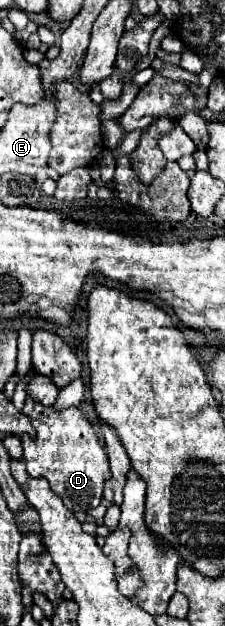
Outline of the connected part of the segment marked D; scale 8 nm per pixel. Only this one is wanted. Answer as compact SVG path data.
M26 398L22 412L30 418L36 430L34 440L22 438L26 472L32 478L46 478L50 488L64 500L68 510L88 512L96 508L102 502L102 490L104 482L110 480L110 470L106 450L100 444L92 424L76 406L58 412L52 406L36 406L32 398Z

